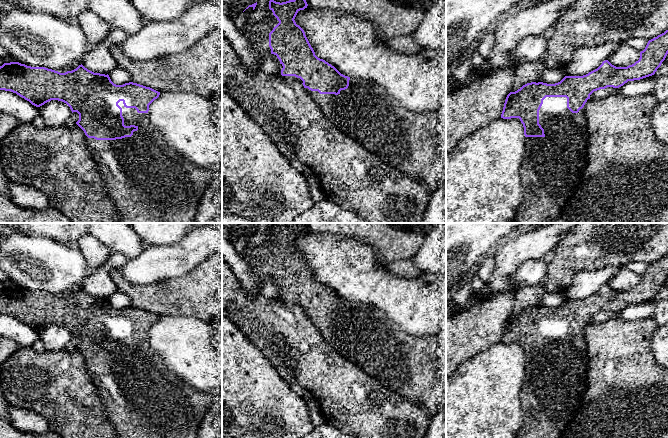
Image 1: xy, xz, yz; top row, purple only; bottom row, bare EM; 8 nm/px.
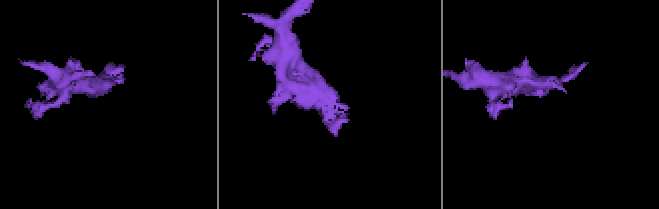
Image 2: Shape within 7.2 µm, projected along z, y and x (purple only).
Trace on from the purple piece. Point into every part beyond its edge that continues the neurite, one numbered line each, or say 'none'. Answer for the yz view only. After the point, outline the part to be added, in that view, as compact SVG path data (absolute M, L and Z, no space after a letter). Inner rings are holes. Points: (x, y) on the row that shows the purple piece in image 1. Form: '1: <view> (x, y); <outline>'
1: yz (550, 178); M534 137L537 154L523 156L520 177L524 198L514 223L552 223L576 195L587 164L587 149L560 149L546 137Z

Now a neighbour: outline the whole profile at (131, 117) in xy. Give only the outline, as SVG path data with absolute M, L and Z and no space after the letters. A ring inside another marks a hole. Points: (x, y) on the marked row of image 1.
M120 101L118 105L122 108L125 126L137 126L139 135L147 135L152 145L158 145L161 141L165 143L162 134L151 125L148 113L138 113L135 108L126 108L123 101Z

